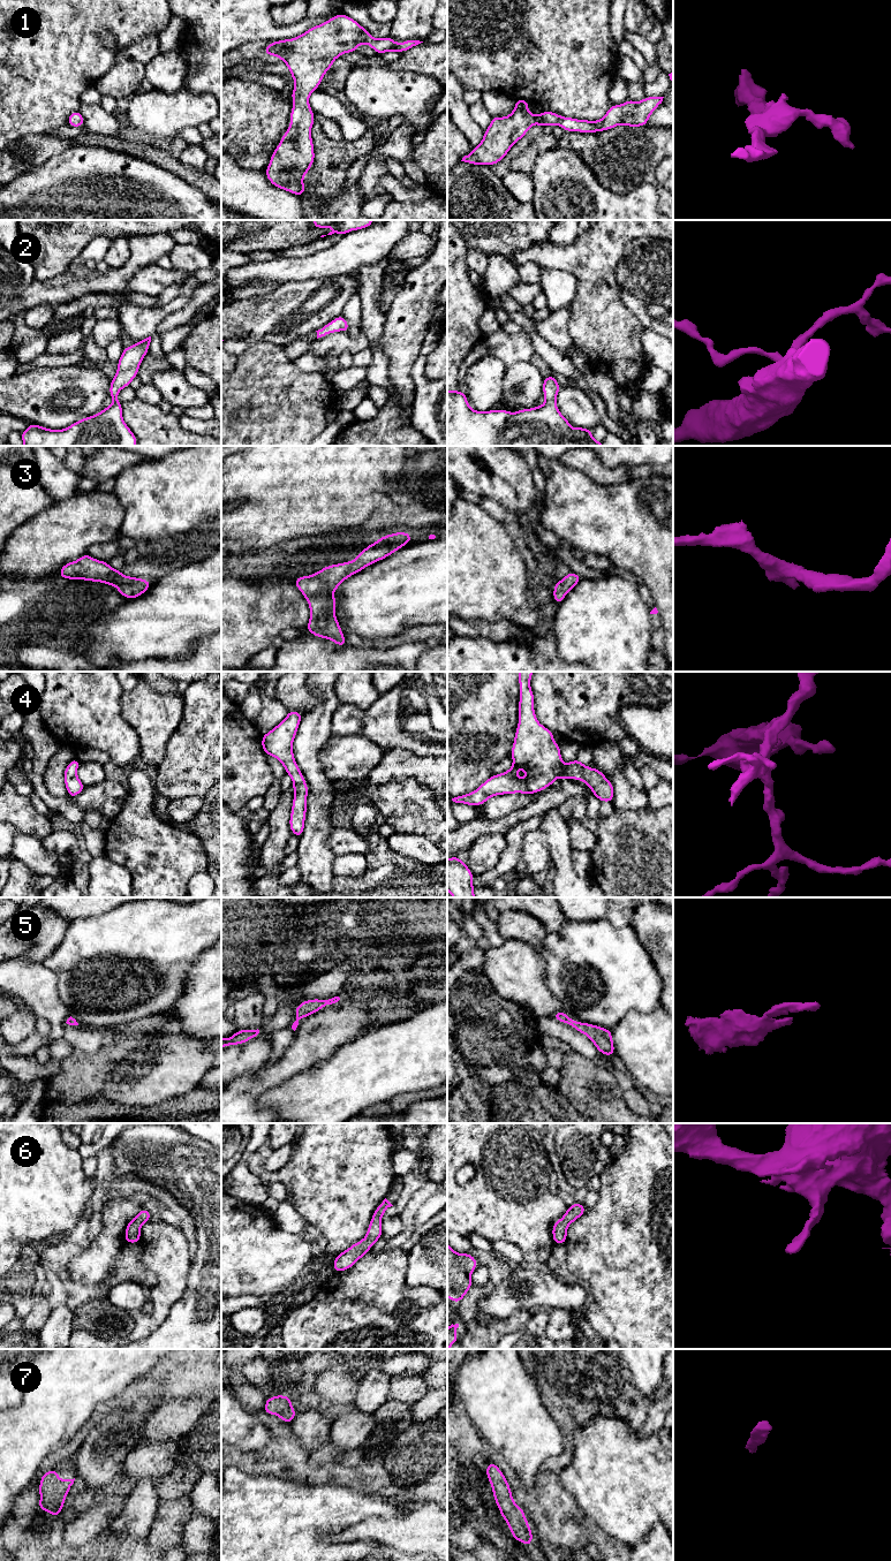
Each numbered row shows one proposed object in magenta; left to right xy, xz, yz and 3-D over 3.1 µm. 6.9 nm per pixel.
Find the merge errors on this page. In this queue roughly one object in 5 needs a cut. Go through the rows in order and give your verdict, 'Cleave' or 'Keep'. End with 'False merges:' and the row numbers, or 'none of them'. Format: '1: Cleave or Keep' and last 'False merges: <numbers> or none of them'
1: Keep
2: Keep
3: Keep
4: Keep
5: Keep
6: Keep
7: Keep
False merges: none of them

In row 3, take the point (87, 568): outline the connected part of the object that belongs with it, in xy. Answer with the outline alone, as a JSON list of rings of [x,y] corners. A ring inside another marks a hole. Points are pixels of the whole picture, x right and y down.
[[[89,554],[61,567],[59,576],[67,579],[83,579],[105,583],[115,586],[119,593],[128,599],[135,599],[145,593],[152,582],[138,577],[124,576],[106,561],[93,559]]]

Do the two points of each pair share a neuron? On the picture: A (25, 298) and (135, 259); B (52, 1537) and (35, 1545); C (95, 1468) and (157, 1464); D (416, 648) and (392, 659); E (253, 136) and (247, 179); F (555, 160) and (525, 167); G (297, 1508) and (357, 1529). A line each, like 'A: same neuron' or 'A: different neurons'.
A: same neuron
B: same neuron
C: different neurons
D: same neuron
E: different neurons
F: different neurons
G: different neurons

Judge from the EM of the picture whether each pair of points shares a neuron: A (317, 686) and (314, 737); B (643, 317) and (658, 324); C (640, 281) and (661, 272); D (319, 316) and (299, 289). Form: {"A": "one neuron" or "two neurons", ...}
{"A": "one neuron", "B": "one neuron", "C": "one neuron", "D": "one neuron"}

